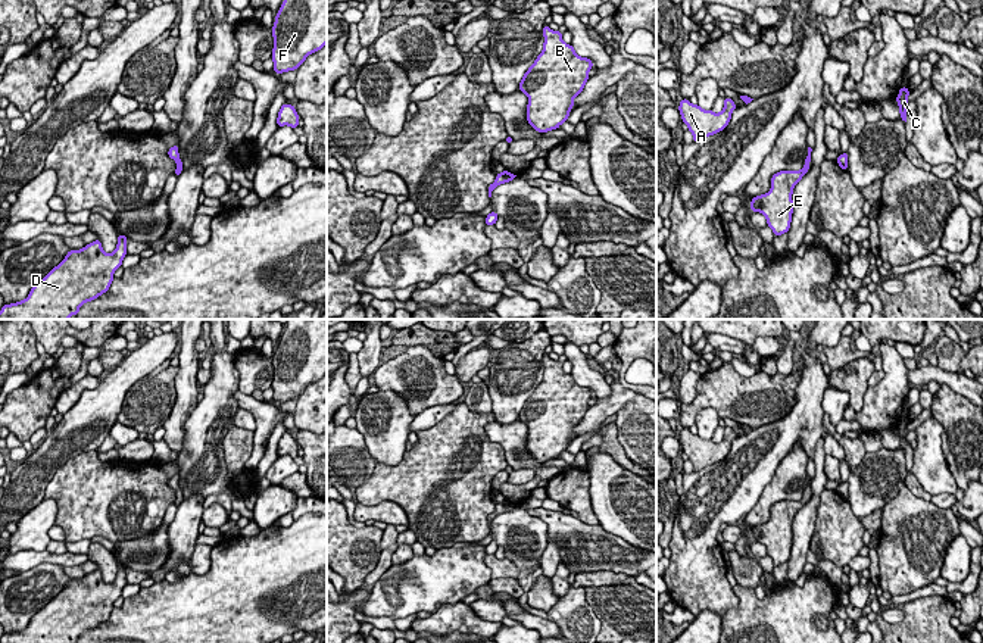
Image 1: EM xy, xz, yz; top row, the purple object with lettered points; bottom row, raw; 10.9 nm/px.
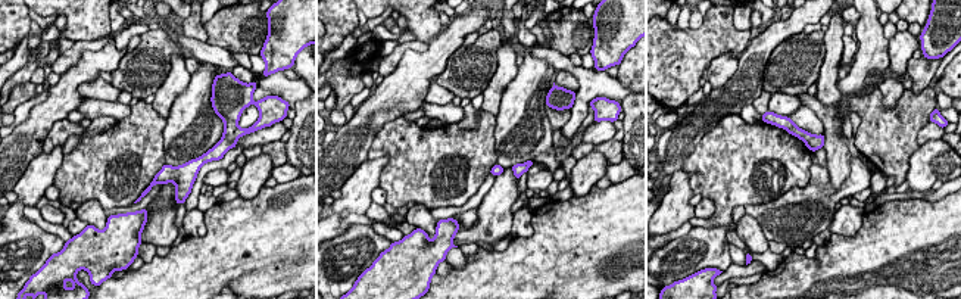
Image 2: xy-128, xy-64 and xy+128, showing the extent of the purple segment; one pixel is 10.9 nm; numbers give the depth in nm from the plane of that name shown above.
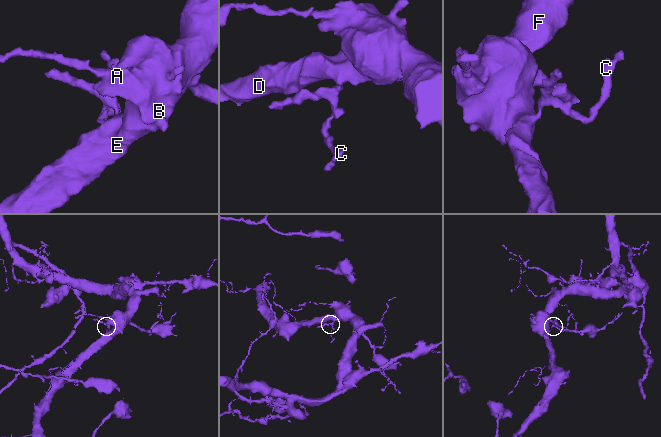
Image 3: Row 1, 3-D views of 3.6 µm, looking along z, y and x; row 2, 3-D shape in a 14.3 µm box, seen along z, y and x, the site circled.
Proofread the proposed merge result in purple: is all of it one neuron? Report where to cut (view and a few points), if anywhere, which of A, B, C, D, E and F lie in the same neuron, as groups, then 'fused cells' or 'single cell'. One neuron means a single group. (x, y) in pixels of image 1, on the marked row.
no cut | A B C D E F | single cell

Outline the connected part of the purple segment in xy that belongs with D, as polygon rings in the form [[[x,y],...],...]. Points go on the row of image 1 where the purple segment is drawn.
[[[118,234],[113,253],[104,253],[102,241],[69,250],[29,291],[25,300],[3,305],[0,319],[69,319],[79,308],[106,293],[113,274],[127,256],[128,238]]]

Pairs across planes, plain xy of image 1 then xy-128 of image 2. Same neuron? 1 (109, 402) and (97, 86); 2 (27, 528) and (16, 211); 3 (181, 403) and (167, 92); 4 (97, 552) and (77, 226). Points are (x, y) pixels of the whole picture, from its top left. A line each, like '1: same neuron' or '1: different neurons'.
1: different neurons
2: different neurons
3: same neuron
4: different neurons

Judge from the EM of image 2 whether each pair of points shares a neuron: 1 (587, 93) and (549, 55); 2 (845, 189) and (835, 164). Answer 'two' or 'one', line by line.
1: one
2: two

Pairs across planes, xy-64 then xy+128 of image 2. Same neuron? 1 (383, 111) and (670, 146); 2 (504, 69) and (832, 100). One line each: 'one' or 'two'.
1: one
2: one

